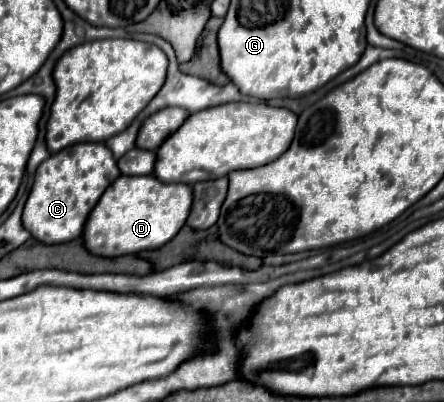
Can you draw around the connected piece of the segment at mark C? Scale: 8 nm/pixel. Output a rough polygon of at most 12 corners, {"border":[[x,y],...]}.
{"border":[[104,143],[50,155],[22,213],[46,245],[82,237],[118,175]]}

